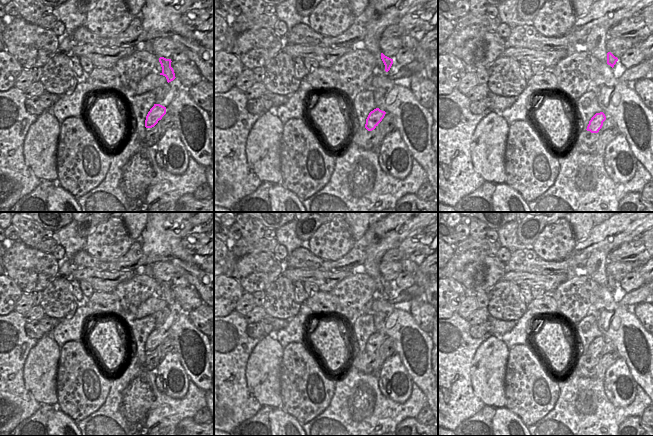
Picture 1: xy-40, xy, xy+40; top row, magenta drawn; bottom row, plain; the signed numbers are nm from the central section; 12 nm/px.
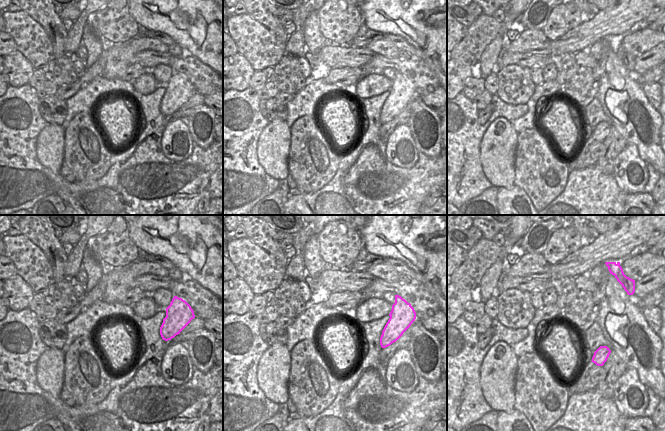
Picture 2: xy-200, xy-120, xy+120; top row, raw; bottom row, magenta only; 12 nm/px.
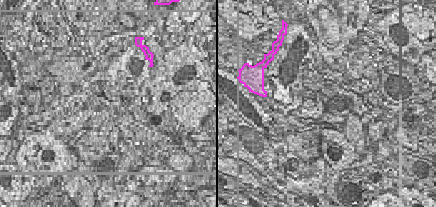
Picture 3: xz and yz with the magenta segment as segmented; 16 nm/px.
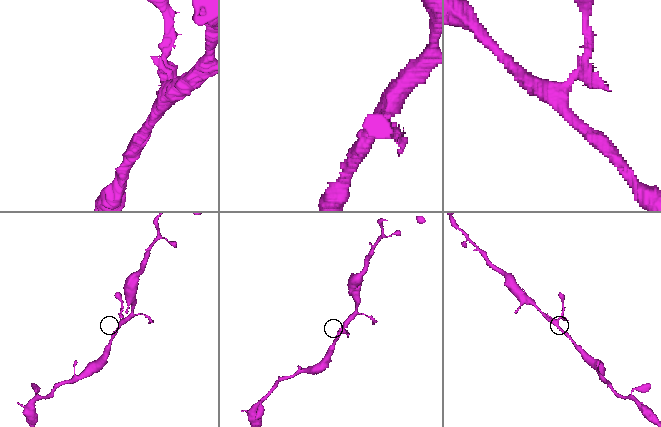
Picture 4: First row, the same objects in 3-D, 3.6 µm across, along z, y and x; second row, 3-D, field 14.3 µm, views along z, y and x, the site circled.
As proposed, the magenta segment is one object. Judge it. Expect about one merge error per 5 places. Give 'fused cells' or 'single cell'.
single cell

